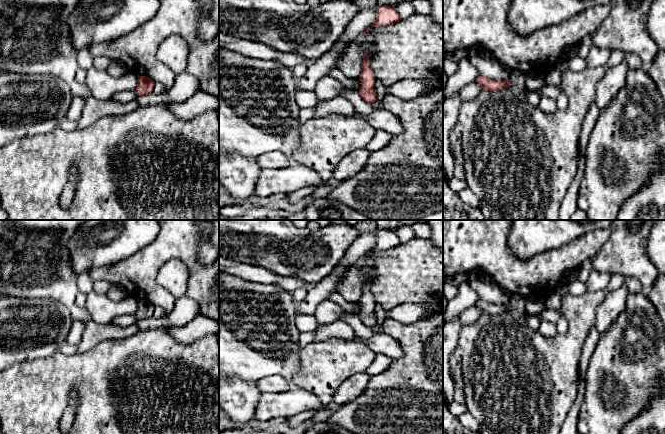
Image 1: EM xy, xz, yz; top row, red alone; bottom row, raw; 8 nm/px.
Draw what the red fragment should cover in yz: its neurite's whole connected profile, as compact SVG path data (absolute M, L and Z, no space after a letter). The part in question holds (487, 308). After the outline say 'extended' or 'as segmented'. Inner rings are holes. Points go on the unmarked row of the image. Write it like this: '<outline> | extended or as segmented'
M479 299L475 306L479 307L484 315L494 315L501 314L505 312L510 312L511 308L509 304L493 304L482 299Z | as segmented

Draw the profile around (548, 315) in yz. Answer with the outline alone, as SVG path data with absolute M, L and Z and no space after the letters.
M545 309L541 316L539 317L539 320L542 322L556 322L559 317L561 316L561 311L560 310L550 310L550 309Z

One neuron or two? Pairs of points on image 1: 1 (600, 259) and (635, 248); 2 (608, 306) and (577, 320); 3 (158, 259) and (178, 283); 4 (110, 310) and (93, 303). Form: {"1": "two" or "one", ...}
{"1": "one", "2": "two", "3": "two", "4": "one"}

